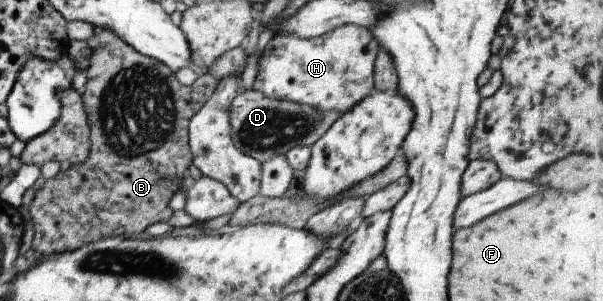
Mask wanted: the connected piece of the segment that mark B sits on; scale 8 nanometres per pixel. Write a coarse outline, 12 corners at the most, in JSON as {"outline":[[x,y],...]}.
{"outline":[[92,26],[91,149],[28,210],[43,260],[174,214],[218,86]]}

